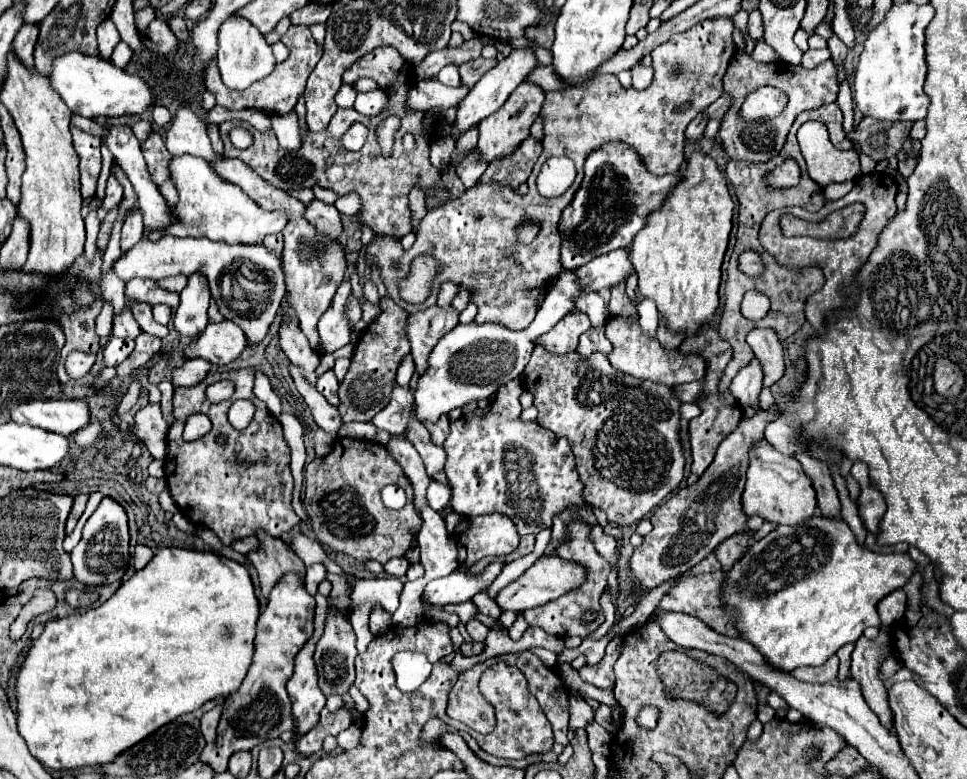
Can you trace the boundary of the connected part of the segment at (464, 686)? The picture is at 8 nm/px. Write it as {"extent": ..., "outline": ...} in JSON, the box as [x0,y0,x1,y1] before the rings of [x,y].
{"extent":[447,664,496,734],"outline":[[[483,664],[473,666],[471,670],[459,674],[457,684],[449,692],[449,706],[447,714],[469,728],[482,734],[491,733],[496,726],[494,708],[479,694],[477,682],[481,672],[485,670]]]}

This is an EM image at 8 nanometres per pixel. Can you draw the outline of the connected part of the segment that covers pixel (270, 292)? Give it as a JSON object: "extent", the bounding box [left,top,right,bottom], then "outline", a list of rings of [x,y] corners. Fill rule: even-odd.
{"extent":[113,234,285,344],"outline":[[[165,234],[159,242],[149,242],[141,240],[135,244],[131,250],[123,252],[115,262],[113,262],[113,272],[129,282],[131,278],[153,278],[161,280],[167,276],[177,276],[177,274],[193,274],[201,272],[207,282],[211,292],[215,292],[215,302],[219,306],[219,312],[227,318],[233,320],[249,338],[249,344],[259,342],[265,338],[271,322],[277,316],[281,296],[285,292],[285,282],[283,282],[283,266],[279,258],[271,252],[265,250],[265,246],[241,246],[241,244],[225,244],[225,242],[213,242],[209,238],[177,238],[171,234]],[[225,282],[233,284],[233,292],[237,288],[239,298],[243,296],[243,302],[233,302],[229,300],[229,286],[223,288]]]}

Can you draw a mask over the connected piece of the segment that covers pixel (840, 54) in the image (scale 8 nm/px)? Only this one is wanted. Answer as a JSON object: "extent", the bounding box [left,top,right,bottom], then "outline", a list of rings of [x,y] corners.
{"extent":[829,36,847,82],"outline":[[[833,36],[829,42],[829,52],[831,52],[831,58],[837,62],[837,66],[839,66],[839,82],[845,78],[845,70],[843,70],[843,58],[845,58],[845,54],[847,54],[847,46],[837,38],[837,36]]]}

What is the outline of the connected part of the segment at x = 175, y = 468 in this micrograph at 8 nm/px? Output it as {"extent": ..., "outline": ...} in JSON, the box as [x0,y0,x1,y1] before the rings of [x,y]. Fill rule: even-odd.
{"extent":[165,368,301,546],"outline":[[[253,368],[217,372],[209,374],[203,382],[195,386],[175,388],[173,396],[173,414],[177,422],[169,428],[165,458],[165,478],[169,484],[169,492],[179,504],[179,512],[187,520],[211,528],[225,546],[229,546],[237,538],[251,536],[257,528],[263,528],[271,536],[281,536],[301,522],[301,518],[291,508],[291,448],[283,436],[279,420],[267,410],[265,402],[261,402],[253,394],[253,382]],[[215,376],[217,380],[229,378],[235,384],[235,394],[219,404],[211,404],[205,398],[205,388],[213,384]],[[239,398],[247,398],[255,404],[255,416],[245,430],[235,430],[227,422],[227,410]],[[195,412],[207,414],[213,422],[213,428],[209,430],[209,434],[205,434],[205,438],[197,442],[185,442],[181,438],[183,422]],[[239,460],[249,462],[249,466],[235,466],[235,462]]]}

